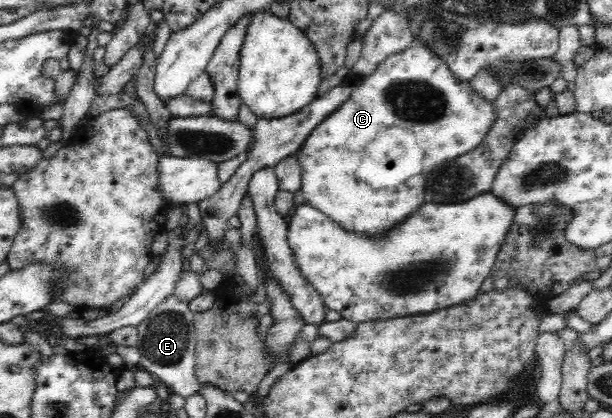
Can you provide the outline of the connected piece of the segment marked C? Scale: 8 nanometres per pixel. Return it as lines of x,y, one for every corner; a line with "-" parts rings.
416,28
413,29
413,35
415,43
413,43
409,49
403,50
403,53
397,53
397,55
385,58
385,61
377,65
377,69
374,69
373,73
357,79
353,93
351,93
341,105
335,108
335,111
331,111
331,113
309,133
307,139
303,141
303,145
295,151
301,166
300,191
303,192
304,200
307,204
311,204
321,211
321,213
330,217
345,231
372,233
372,235
375,235
375,233
383,233
383,231
395,227
397,223
401,223
405,218
408,218
411,213
419,209
419,205
423,205
426,177
433,171
433,168
437,164
455,159
455,157
459,157
465,152
475,149
475,147
483,141
483,137
485,137
485,133
489,131
491,123
495,121
493,104
477,95
475,90
469,86
468,80
457,80
451,73
451,70
449,70
448,65
435,53
432,53
432,51
417,38

